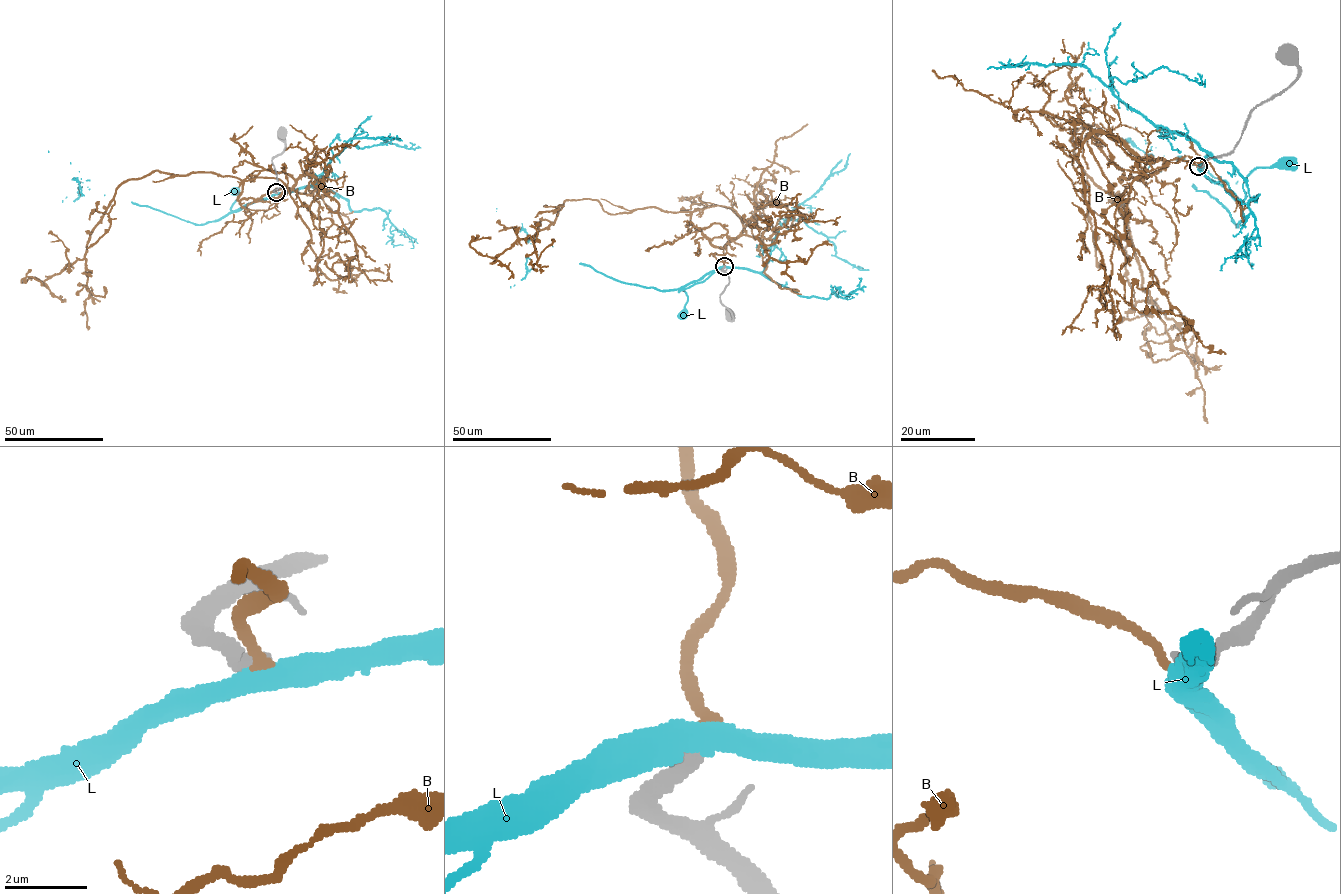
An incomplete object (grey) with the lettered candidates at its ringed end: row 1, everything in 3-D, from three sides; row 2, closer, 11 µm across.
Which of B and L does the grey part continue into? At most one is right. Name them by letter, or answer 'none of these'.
none of these

